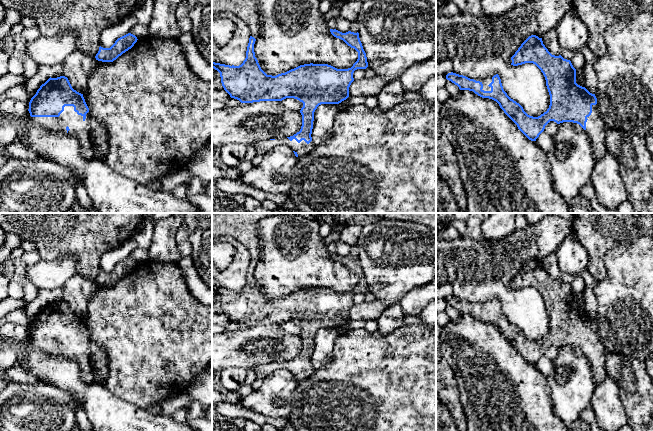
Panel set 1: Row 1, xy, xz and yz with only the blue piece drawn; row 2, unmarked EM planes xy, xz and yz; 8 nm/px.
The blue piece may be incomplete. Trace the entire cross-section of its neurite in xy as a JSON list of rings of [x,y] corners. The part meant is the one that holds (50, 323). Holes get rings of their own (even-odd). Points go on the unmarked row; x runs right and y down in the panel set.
[[[50,301],[31,322],[28,335],[34,348],[53,354],[61,351],[78,362],[86,382],[94,381],[89,332],[83,318],[72,312],[67,301]]]

